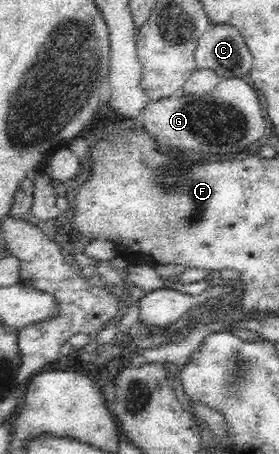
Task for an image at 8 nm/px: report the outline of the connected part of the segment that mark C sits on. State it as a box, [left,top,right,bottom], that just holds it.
[194,26,253,81]

